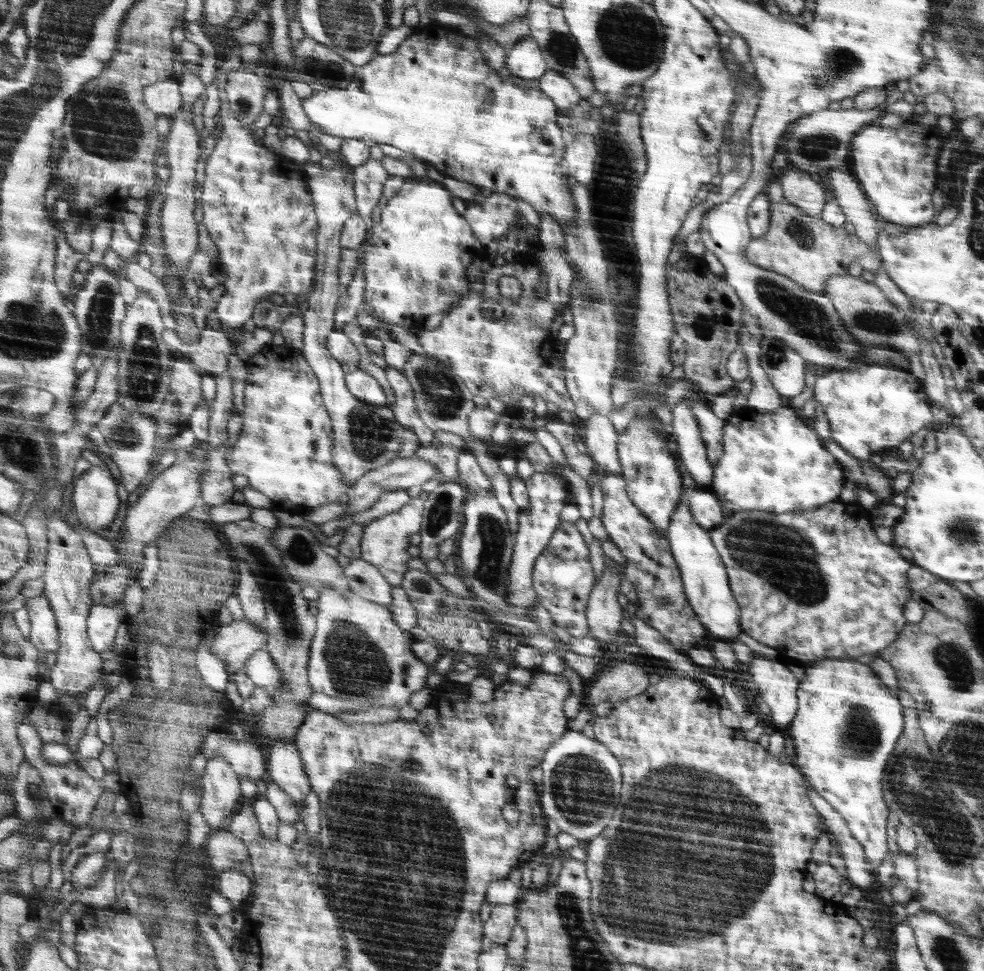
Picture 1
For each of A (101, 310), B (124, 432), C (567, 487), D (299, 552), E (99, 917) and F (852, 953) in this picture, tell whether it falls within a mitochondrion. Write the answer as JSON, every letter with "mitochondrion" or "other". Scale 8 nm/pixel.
{"A":"mitochondrion","B":"mitochondrion","C":"other","D":"mitochondrion","E":"other","F":"other"}

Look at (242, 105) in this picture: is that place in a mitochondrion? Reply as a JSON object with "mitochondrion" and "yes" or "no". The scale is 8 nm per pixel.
{"mitochondrion":"yes"}

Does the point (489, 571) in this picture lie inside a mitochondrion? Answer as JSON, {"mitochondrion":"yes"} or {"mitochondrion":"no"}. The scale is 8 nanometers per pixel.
{"mitochondrion":"yes"}

